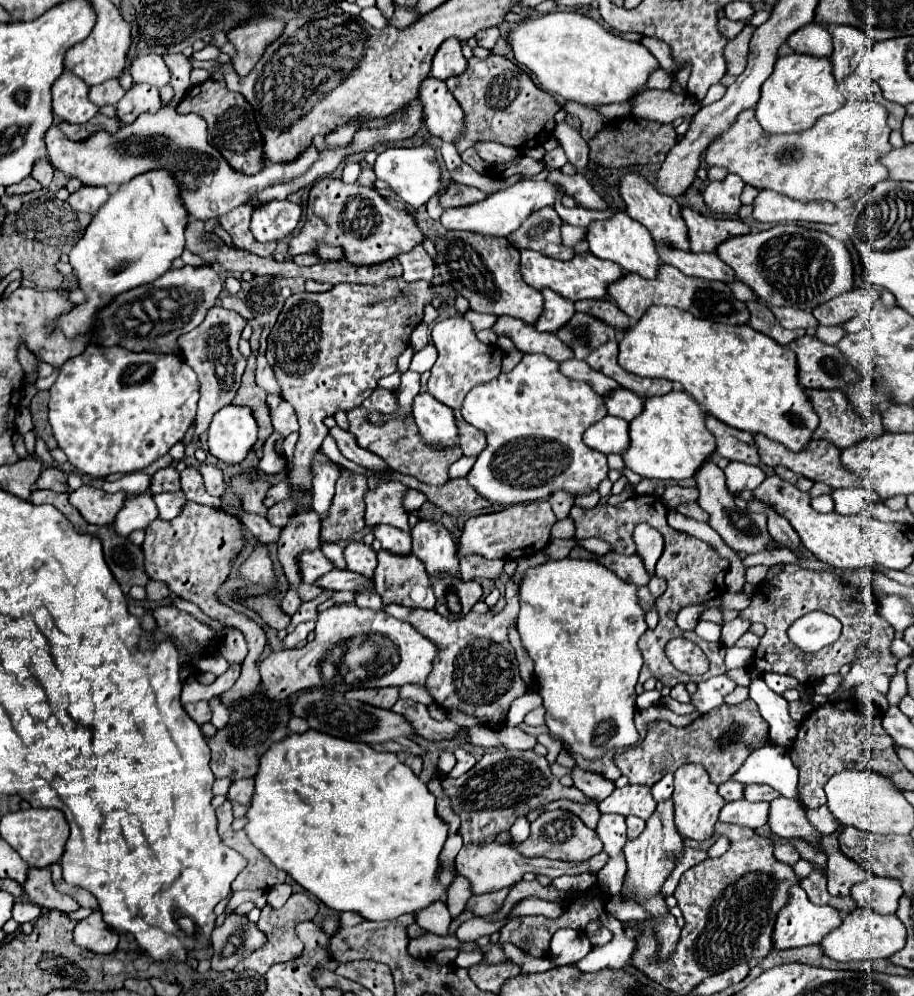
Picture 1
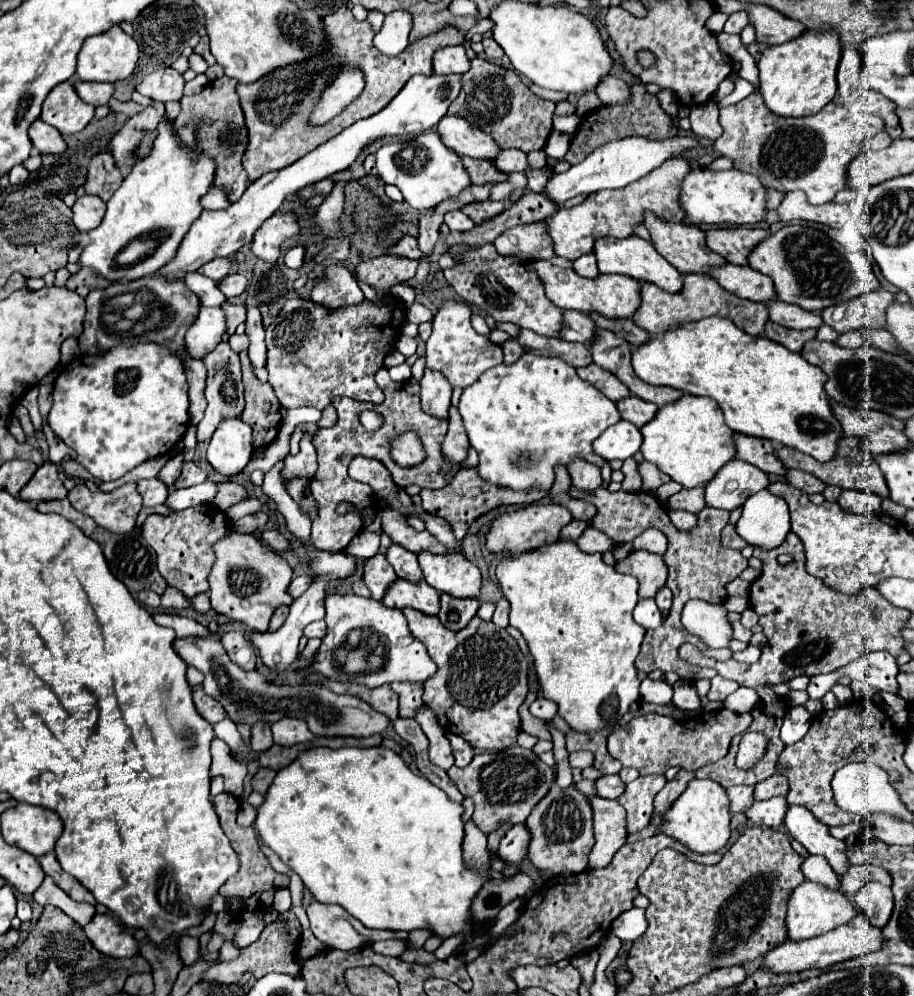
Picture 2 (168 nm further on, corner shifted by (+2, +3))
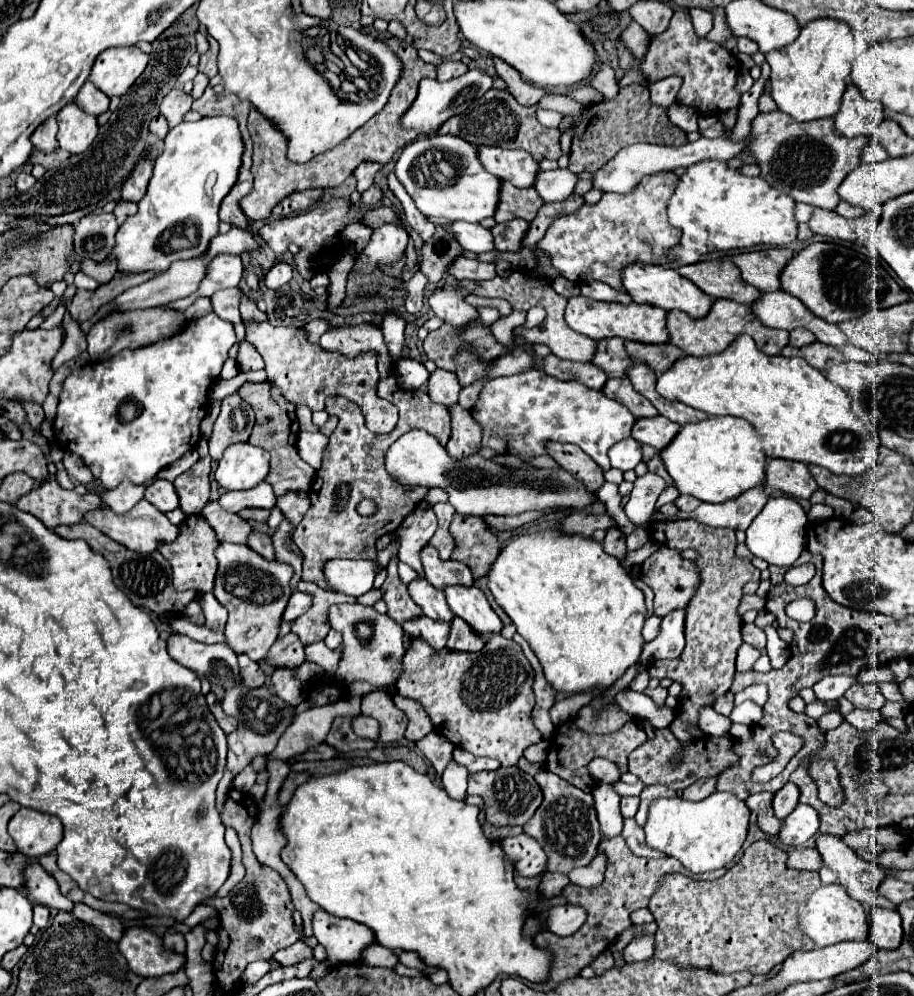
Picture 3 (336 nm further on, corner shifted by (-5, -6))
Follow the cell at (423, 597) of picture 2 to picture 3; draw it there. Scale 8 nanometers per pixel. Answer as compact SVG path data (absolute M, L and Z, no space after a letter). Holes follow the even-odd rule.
M419 617L419 619L413 619L409 623L403 623L403 631L411 637L423 637L433 647L433 651L441 651L447 643L449 625L437 623L429 617Z

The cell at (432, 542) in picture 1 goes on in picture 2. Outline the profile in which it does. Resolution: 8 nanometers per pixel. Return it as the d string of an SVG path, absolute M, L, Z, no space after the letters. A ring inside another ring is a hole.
M422 550L418 562L424 580L438 592L448 592L456 598L478 596L480 570L462 554L432 554L430 550Z

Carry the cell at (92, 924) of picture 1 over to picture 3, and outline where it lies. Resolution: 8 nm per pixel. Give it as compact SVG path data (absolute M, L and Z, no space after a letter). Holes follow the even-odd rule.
M131 927L119 941L119 951L127 959L131 971L141 977L163 977L175 973L187 961L183 953L163 947L163 937L143 929Z

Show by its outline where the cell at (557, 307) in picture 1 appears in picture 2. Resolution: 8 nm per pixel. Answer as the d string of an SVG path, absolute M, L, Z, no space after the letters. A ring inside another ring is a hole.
M564 310L564 330L560 330L560 338L588 344L594 328L596 326L588 314L580 314L578 310Z

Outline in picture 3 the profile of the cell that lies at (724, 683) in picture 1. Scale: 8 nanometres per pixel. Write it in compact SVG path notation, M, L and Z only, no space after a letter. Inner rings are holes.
M749 685L749 687L745 687L743 691L739 691L737 695L735 695L735 705L739 705L739 703L743 703L743 701L753 701L753 703L757 703L759 707L763 707L765 705L765 701L767 701L767 685Z

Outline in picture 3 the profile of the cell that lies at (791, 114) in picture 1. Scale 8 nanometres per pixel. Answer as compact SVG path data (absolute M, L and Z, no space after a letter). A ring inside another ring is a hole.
M815 19L809 25L801 27L799 37L789 43L787 47L781 47L779 51L771 51L765 55L767 63L771 65L771 97L775 99L779 111L791 115L795 121L811 121L821 117L833 117L839 111L841 97L849 85L849 73L851 63L855 61L853 51L853 33L847 23L837 19Z

